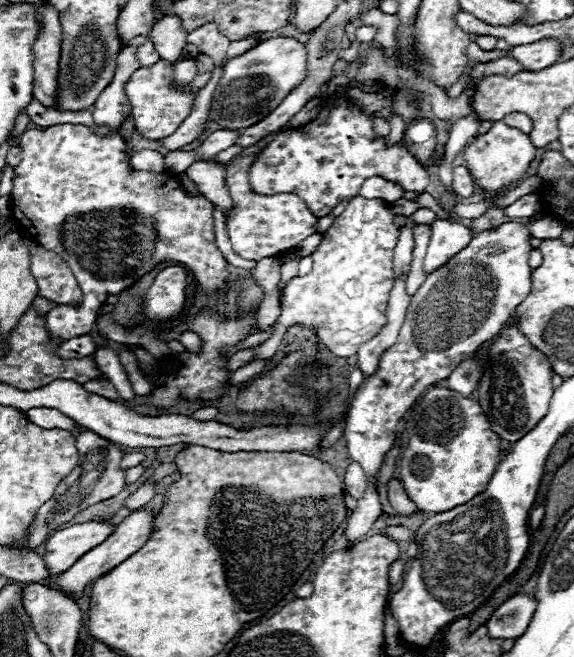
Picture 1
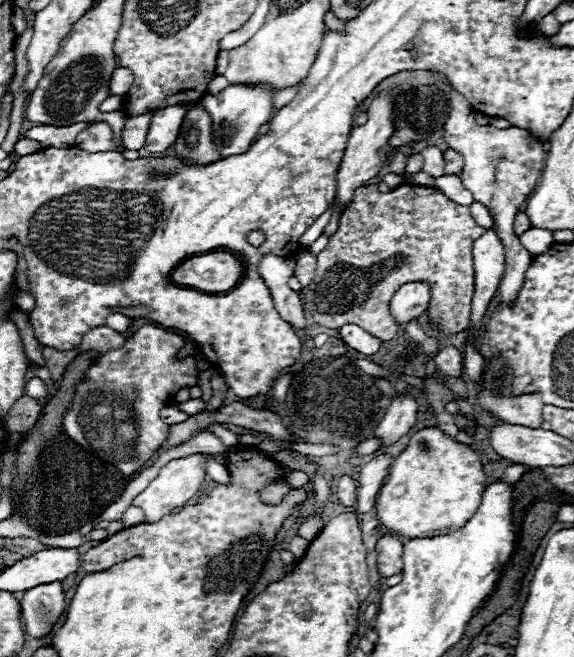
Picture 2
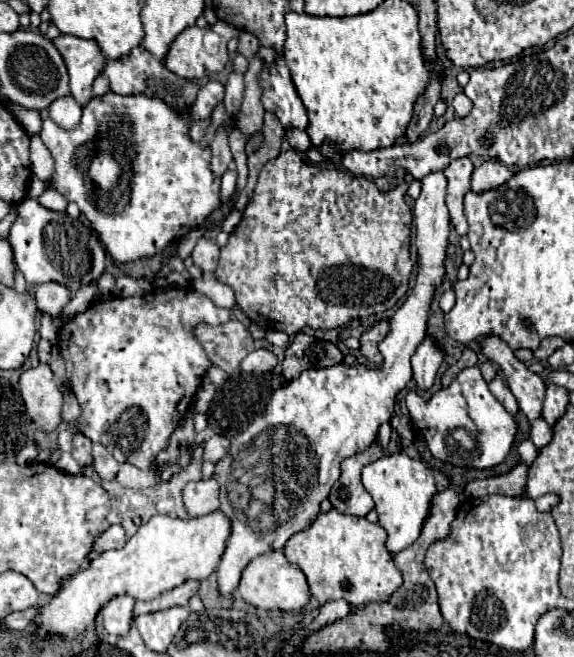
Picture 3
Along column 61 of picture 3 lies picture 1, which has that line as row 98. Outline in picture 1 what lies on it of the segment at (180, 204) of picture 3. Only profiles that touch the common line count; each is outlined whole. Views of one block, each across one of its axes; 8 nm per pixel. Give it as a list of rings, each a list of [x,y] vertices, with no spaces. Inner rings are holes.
[[[158,60],[152,68],[138,68],[132,78],[126,82],[124,92],[126,98],[132,106],[132,116],[136,122],[136,130],[140,132],[140,136],[148,138],[148,140],[162,140],[170,134],[176,132],[176,128],[188,118],[188,114],[192,112],[192,102],[194,102],[194,94],[188,92],[178,92],[172,90],[168,84],[170,80],[178,80],[178,82],[192,82],[196,76],[196,64],[194,60],[178,60],[174,68],[170,68],[168,62]]]

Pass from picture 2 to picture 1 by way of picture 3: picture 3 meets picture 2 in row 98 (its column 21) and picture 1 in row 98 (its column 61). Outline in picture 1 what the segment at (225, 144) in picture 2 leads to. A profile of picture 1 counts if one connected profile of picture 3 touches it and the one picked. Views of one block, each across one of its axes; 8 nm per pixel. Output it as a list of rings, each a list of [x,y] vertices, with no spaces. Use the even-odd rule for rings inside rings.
[[[268,38],[246,54],[232,58],[224,66],[210,104],[210,120],[228,130],[244,130],[260,122],[306,78],[306,48],[296,38]]]

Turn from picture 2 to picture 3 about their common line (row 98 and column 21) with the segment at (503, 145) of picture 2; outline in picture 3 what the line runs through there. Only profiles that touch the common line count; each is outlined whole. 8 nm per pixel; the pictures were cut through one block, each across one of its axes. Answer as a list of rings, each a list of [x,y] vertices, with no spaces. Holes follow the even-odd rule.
[[[24,446],[18,456],[16,456],[16,462],[20,466],[28,466],[28,464],[34,464],[36,462],[36,456],[38,456],[38,450],[34,446]]]

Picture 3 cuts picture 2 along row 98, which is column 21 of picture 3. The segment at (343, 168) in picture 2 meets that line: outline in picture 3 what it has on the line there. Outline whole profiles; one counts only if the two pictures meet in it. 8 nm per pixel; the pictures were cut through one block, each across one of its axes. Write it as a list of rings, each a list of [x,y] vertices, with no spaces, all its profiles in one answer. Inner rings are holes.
[[[48,364],[28,368],[20,376],[20,394],[34,424],[52,432],[62,422],[62,392],[58,390]]]

